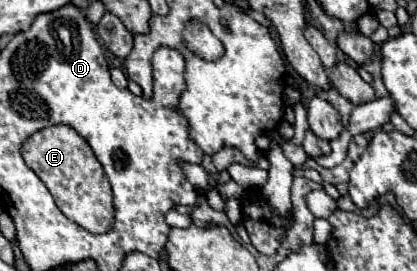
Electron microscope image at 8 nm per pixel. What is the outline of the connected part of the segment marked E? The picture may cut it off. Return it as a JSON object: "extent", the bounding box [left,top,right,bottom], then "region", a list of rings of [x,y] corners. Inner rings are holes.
{"extent":[21,124,114,234],"region":[[[53,124],[31,134],[21,154],[25,164],[41,178],[49,188],[59,210],[75,224],[91,234],[105,234],[114,223],[113,195],[103,166],[95,158],[91,146],[71,126]]]}

